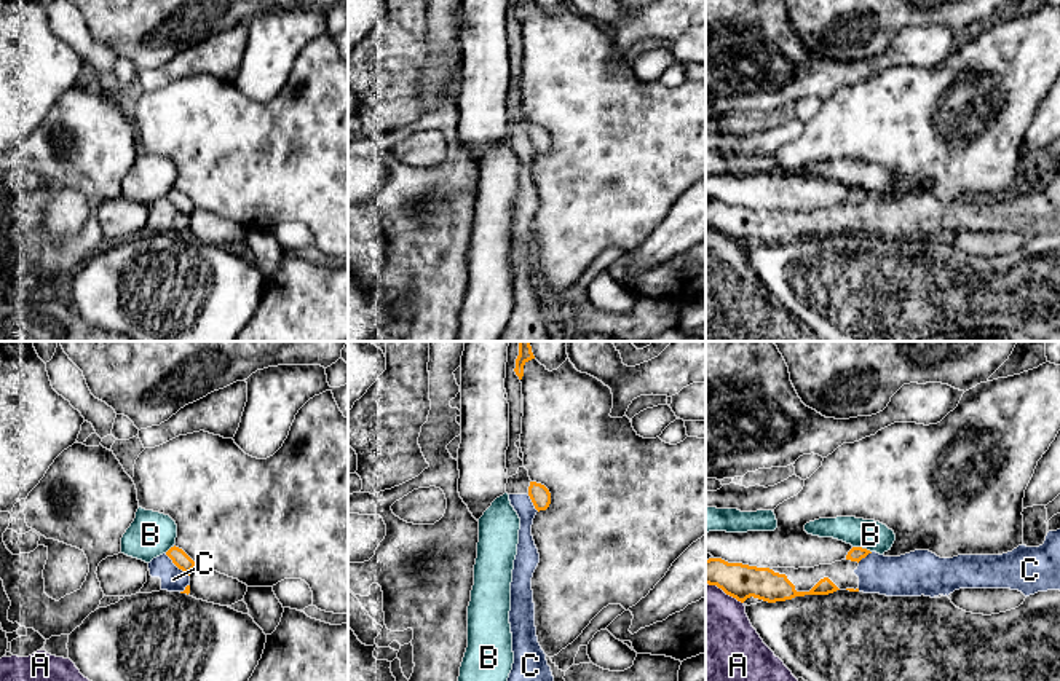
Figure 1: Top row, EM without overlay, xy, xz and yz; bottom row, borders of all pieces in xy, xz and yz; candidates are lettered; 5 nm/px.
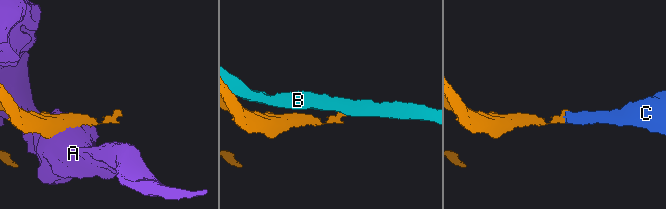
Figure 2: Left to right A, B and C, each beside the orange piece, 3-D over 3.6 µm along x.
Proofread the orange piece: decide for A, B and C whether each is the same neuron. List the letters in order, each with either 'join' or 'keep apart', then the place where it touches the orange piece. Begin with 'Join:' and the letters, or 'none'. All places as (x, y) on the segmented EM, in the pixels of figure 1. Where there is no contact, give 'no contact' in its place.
Join: C
A: keep apart; contact yz (725, 592)
B: keep apart; contact yz (861, 547)
C: join; contact xy (177, 566)

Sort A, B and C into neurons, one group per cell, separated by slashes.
A / B / C

